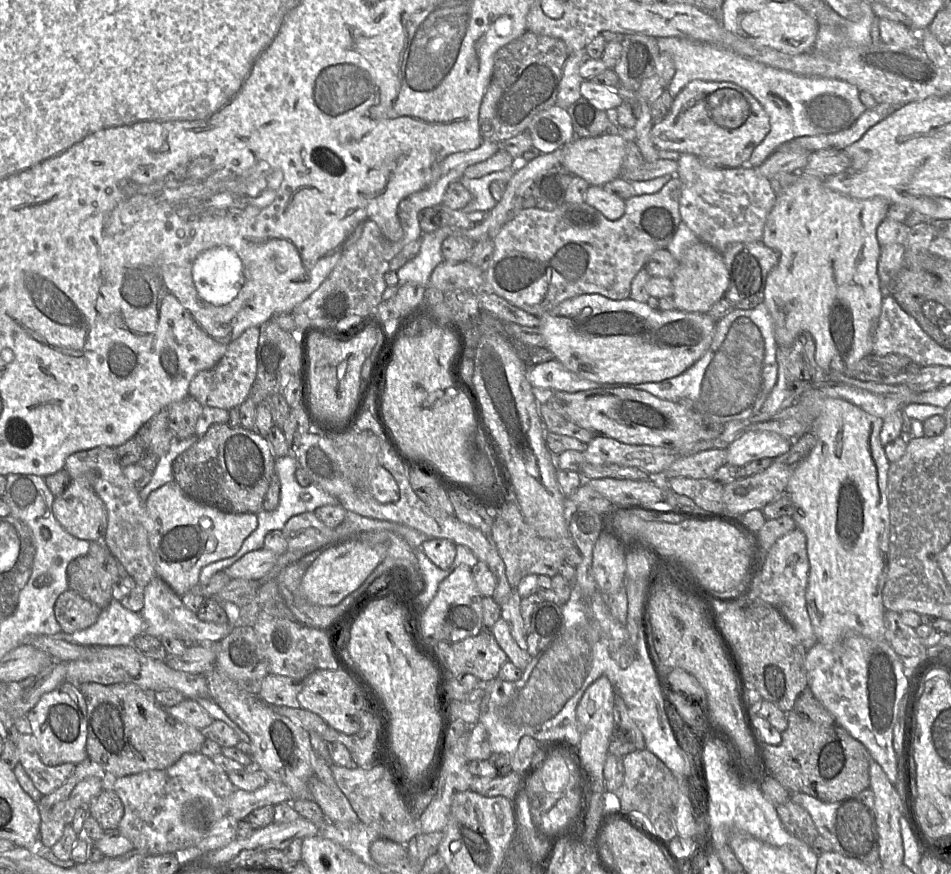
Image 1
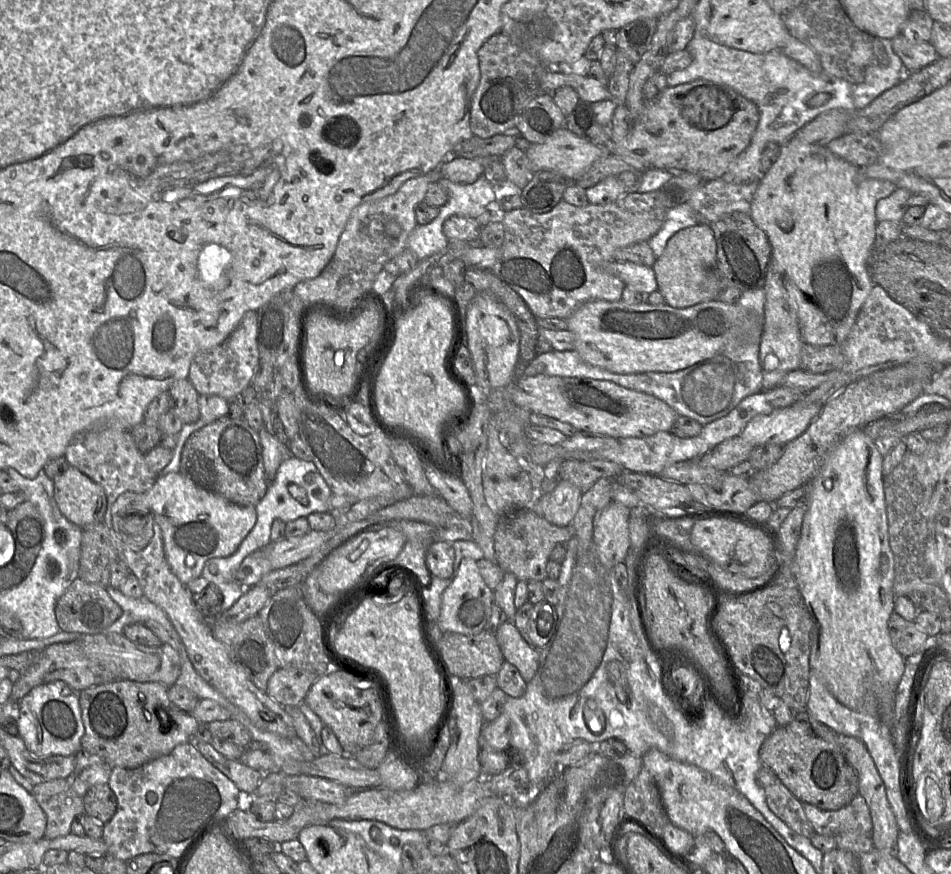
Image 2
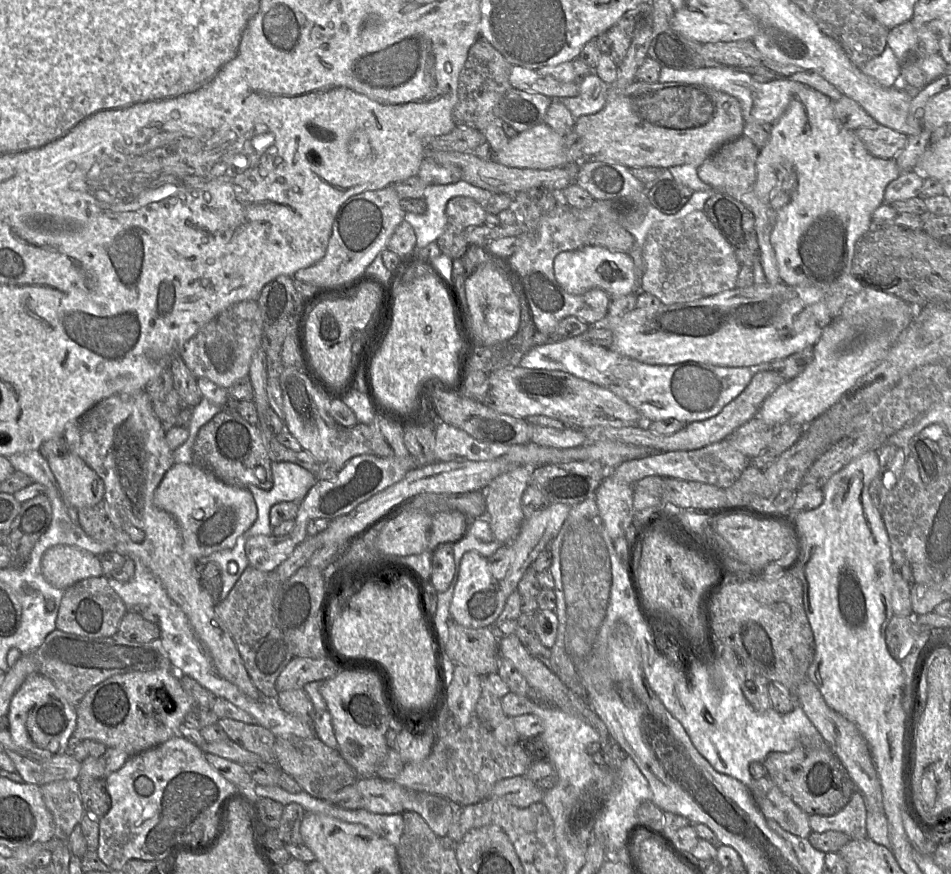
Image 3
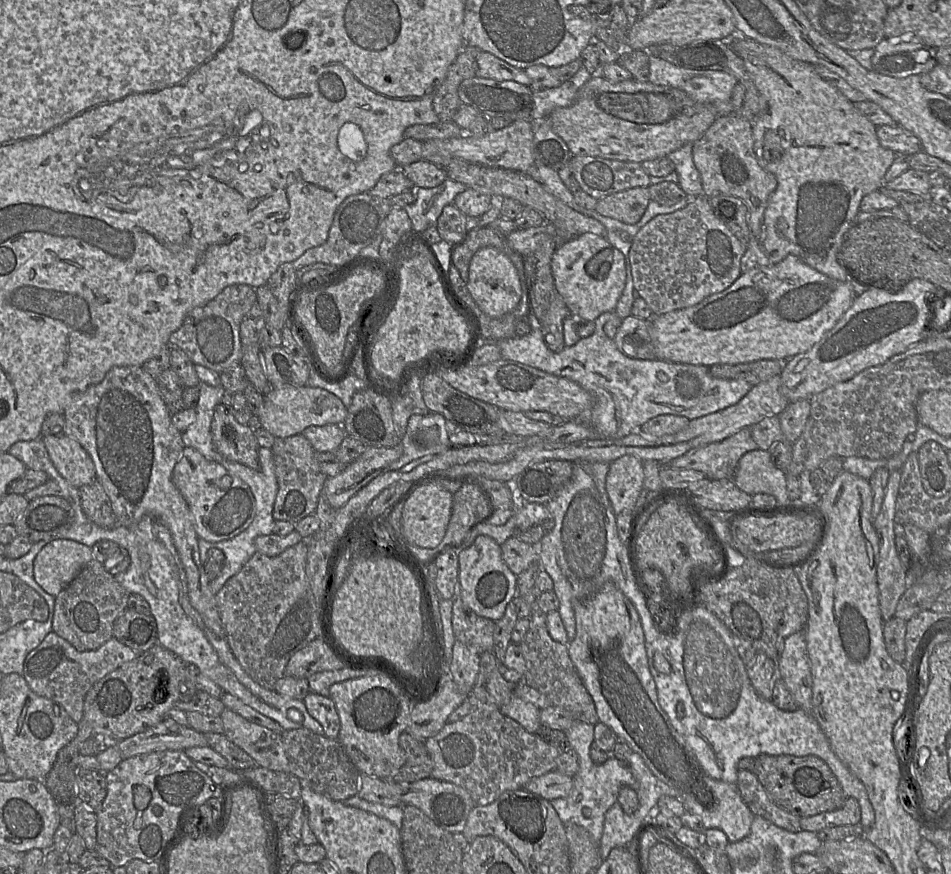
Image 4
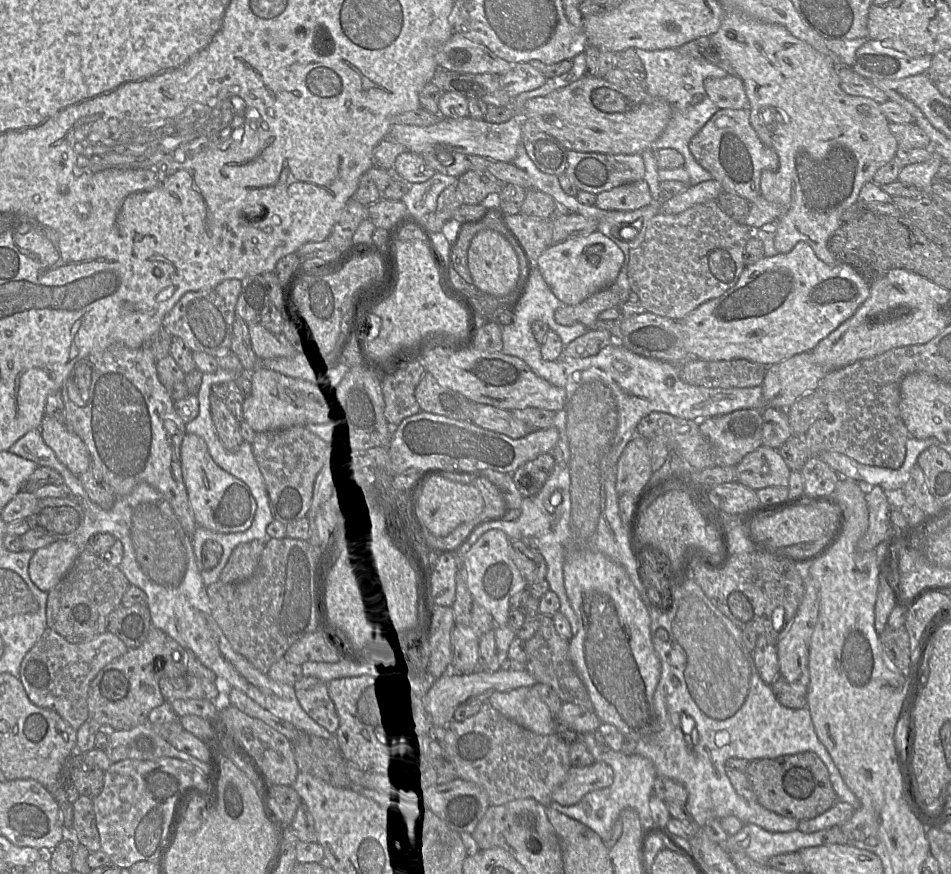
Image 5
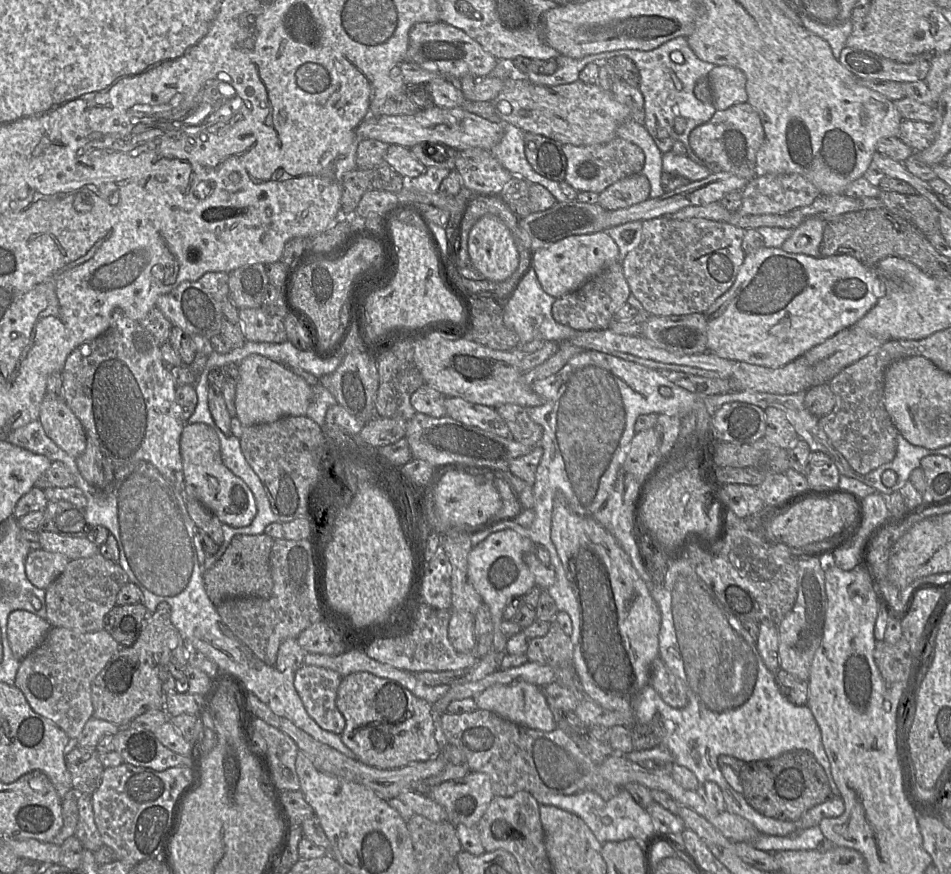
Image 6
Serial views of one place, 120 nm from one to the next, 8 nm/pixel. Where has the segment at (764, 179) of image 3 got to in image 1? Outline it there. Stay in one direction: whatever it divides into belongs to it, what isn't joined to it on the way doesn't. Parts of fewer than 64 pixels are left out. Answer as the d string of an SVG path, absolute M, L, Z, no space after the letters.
M800 172L799 180L787 187L776 197L776 202L769 213L762 236L762 242L769 248L779 253L777 265L768 274L765 289L764 303L773 321L773 331L777 346L790 346L794 340L802 333L811 336L815 352L815 363L825 371L844 372L861 358L872 353L874 333L881 313L883 292L880 287L878 275L878 261L880 257L880 245L876 236L879 224L886 218L886 213L891 206L891 202L883 197L873 197L869 199L857 199L839 192L833 191L824 185L821 178Z

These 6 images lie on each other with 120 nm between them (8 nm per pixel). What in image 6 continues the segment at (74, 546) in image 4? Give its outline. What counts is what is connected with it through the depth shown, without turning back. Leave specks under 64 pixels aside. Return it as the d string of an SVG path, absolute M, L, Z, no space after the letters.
M42 548L30 550L25 561L26 576L34 586L45 590L65 570L69 561L60 553Z

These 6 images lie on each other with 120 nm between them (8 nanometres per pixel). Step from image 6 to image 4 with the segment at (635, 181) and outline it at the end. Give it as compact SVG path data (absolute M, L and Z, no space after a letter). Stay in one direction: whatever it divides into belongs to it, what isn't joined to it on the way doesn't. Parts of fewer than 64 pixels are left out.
M649 187L632 188L598 200L595 210L604 217L635 224L643 216L649 202Z

